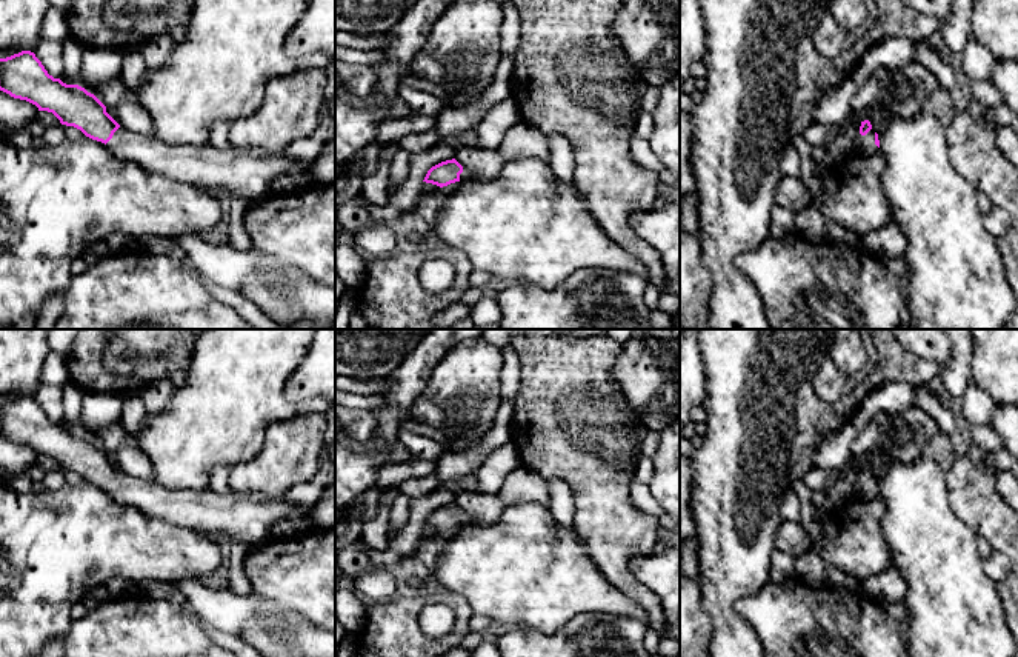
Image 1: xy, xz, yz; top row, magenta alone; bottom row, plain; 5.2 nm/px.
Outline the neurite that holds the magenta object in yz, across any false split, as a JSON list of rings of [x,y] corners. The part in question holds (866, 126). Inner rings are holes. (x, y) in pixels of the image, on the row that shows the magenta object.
[[[869,120],[861,122],[860,134],[861,137],[855,148],[857,152],[864,155],[873,155],[880,151],[878,134],[875,132]]]

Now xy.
[[[31,51],[0,58],[0,91],[35,105],[38,111],[52,112],[62,125],[80,129],[86,137],[105,143],[118,158],[132,162],[148,172],[191,183],[205,191],[232,192],[246,198],[249,205],[266,198],[272,183],[292,169],[284,151],[272,154],[255,148],[232,146],[217,149],[209,142],[203,146],[168,145],[155,135],[129,132],[106,112],[106,106],[94,94],[49,75]]]

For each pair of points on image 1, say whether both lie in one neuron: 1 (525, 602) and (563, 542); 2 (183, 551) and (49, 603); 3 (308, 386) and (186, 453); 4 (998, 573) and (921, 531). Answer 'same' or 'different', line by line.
1: same
2: same
3: different
4: different

